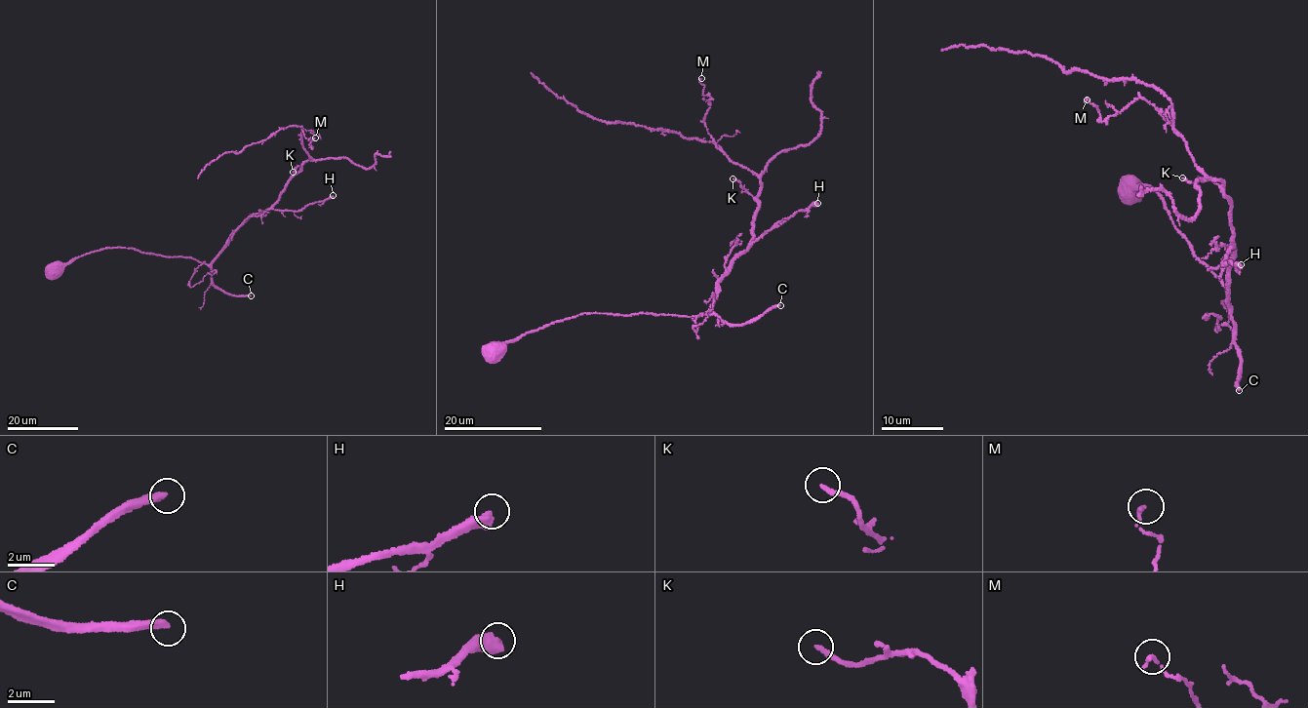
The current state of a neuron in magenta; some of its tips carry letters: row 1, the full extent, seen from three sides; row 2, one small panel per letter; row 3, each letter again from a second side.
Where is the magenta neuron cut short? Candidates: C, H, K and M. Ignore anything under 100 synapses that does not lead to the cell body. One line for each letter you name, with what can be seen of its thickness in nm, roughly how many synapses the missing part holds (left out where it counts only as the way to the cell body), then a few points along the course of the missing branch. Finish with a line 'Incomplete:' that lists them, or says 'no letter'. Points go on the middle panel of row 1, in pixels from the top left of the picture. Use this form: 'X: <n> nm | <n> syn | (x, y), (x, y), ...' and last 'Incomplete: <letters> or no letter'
C: 320 nm | 400 syn
Incomplete: C

